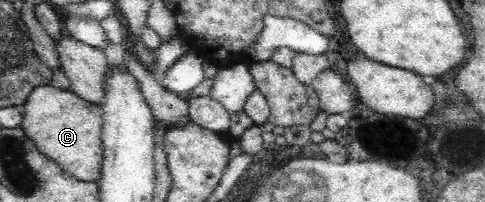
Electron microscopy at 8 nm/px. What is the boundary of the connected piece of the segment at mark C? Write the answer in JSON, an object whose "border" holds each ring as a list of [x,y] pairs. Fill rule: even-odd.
{"border":[[[39,86],[29,94],[24,104],[21,127],[24,134],[36,143],[38,151],[54,160],[64,172],[83,182],[100,180],[103,164],[103,108],[100,104],[86,102],[72,91]]]}

